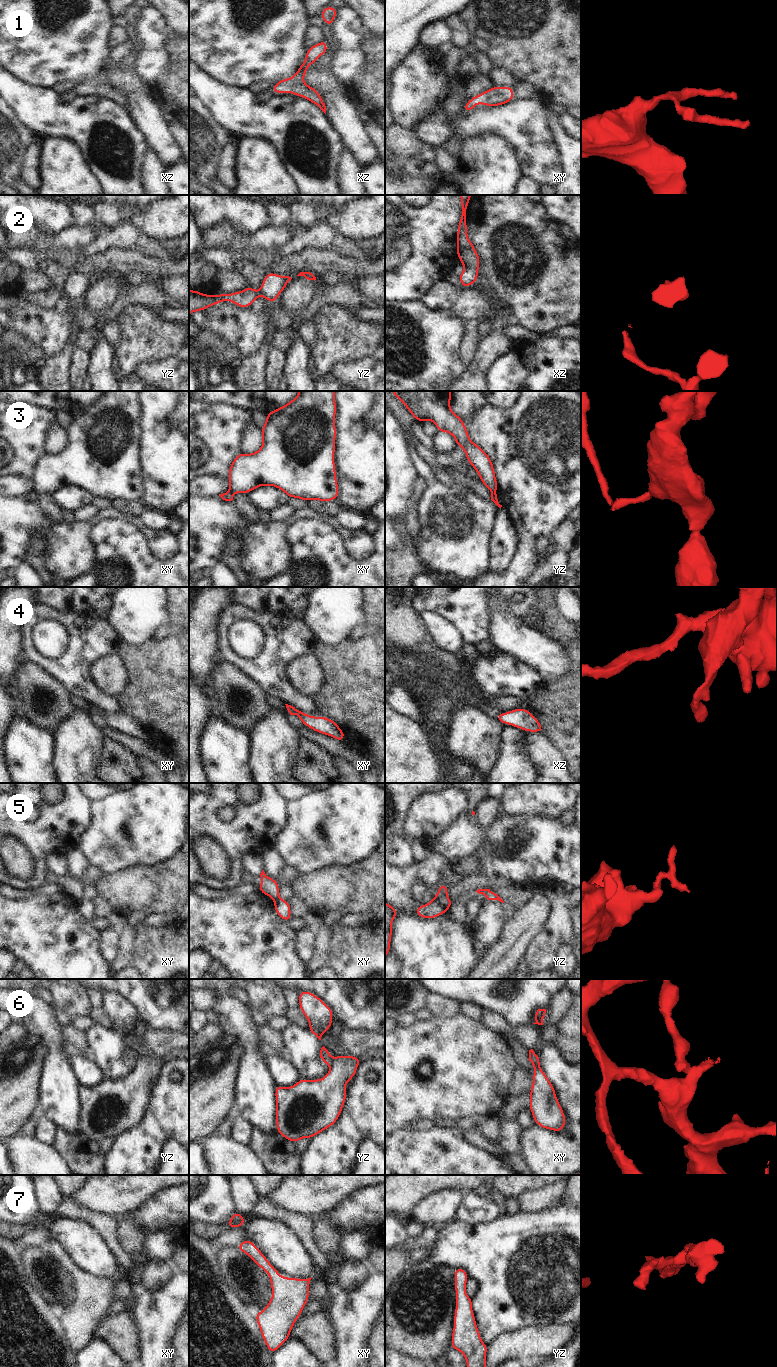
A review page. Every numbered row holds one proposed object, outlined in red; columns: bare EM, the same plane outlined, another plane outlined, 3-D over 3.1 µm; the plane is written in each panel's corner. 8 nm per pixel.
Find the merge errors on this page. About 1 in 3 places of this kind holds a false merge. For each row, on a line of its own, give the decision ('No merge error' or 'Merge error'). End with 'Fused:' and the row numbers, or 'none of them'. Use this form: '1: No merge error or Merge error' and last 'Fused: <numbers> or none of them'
1: No merge error
2: No merge error
3: Merge error
4: No merge error
5: Merge error
6: Merge error
7: No merge error
Fused: 3, 5, 6.

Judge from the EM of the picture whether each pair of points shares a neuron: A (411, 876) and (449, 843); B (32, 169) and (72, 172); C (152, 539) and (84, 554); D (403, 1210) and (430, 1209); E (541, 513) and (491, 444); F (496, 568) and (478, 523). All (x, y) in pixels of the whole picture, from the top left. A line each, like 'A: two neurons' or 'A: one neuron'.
A: two neurons
B: two neurons
C: one neuron
D: two neurons
E: one neuron
F: two neurons

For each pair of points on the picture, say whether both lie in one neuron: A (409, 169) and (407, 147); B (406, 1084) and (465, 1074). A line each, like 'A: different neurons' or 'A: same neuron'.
A: different neurons
B: same neuron

